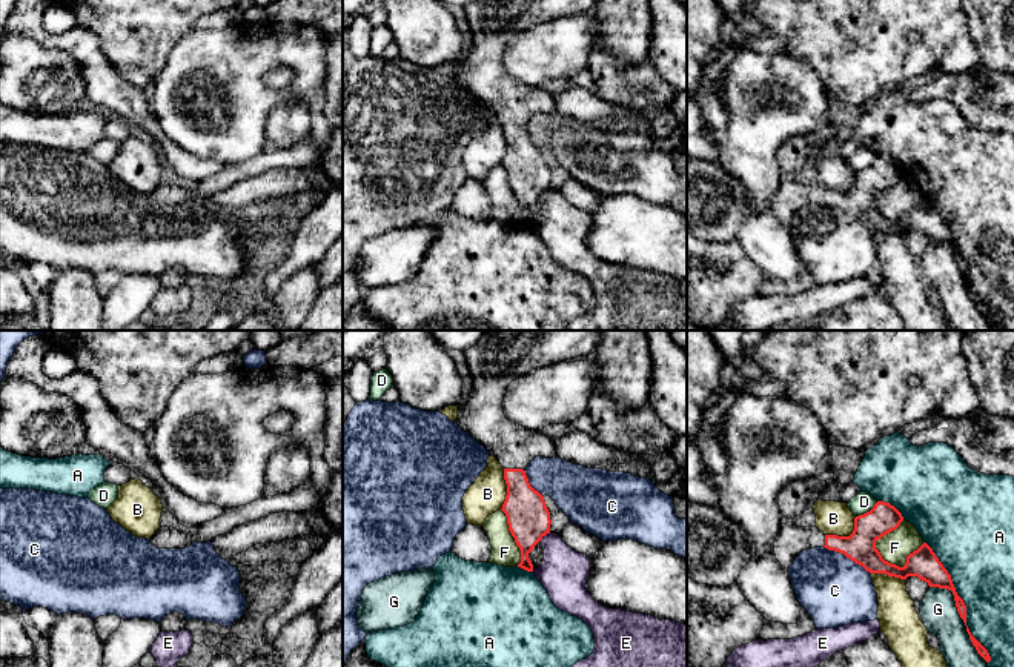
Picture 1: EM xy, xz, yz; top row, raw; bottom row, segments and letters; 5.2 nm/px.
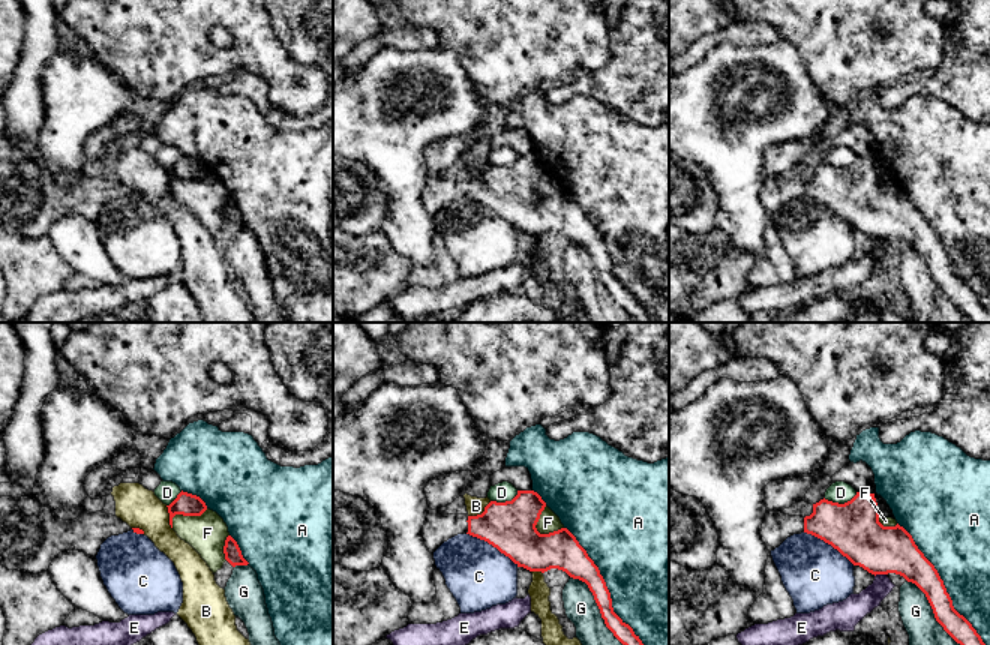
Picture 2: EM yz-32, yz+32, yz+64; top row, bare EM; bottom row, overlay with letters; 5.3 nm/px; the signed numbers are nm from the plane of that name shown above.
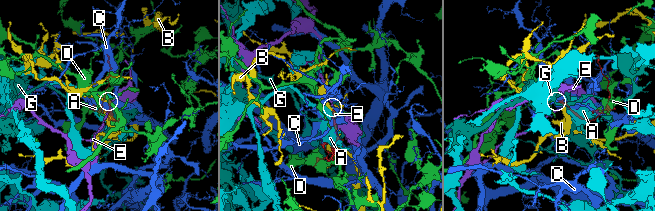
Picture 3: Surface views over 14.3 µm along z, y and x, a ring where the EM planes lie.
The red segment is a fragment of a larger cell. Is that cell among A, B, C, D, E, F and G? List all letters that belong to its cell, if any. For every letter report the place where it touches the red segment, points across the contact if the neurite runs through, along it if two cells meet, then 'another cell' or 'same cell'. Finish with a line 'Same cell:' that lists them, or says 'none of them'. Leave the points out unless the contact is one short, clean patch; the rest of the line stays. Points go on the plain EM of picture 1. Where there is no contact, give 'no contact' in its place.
A: contact yz (964, 258); another cell
B: contact yz (845, 192); border yz (856, 172), (854, 183), (848, 191), (825, 191); another cell
C: contact yz (847, 212); border yz (824, 202), (842, 208), (870, 229); another cell
D: contact yz (867, 168); another cell
E: contact xz (544, 191); border xz (550, 188), (540, 195); another cell
F: contact yz (901, 223); another cell
G: contact yz (960, 272); another cell
Same cell: none of them

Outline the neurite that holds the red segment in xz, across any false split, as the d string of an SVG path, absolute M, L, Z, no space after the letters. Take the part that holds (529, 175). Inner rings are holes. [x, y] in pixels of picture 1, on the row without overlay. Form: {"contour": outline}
{"contour": "M475 0L464 8L473 41L470 52L458 60L456 78L504 123L507 151L501 166L505 169L509 186L521 206L518 223L527 227L533 227L529 209L550 189L552 175L544 152L530 141L525 123L536 112L559 112L555 106L555 97L541 86L532 86L509 77L504 71L502 57L509 40L524 29L562 15L592 11L596 5L598 0Z"}

